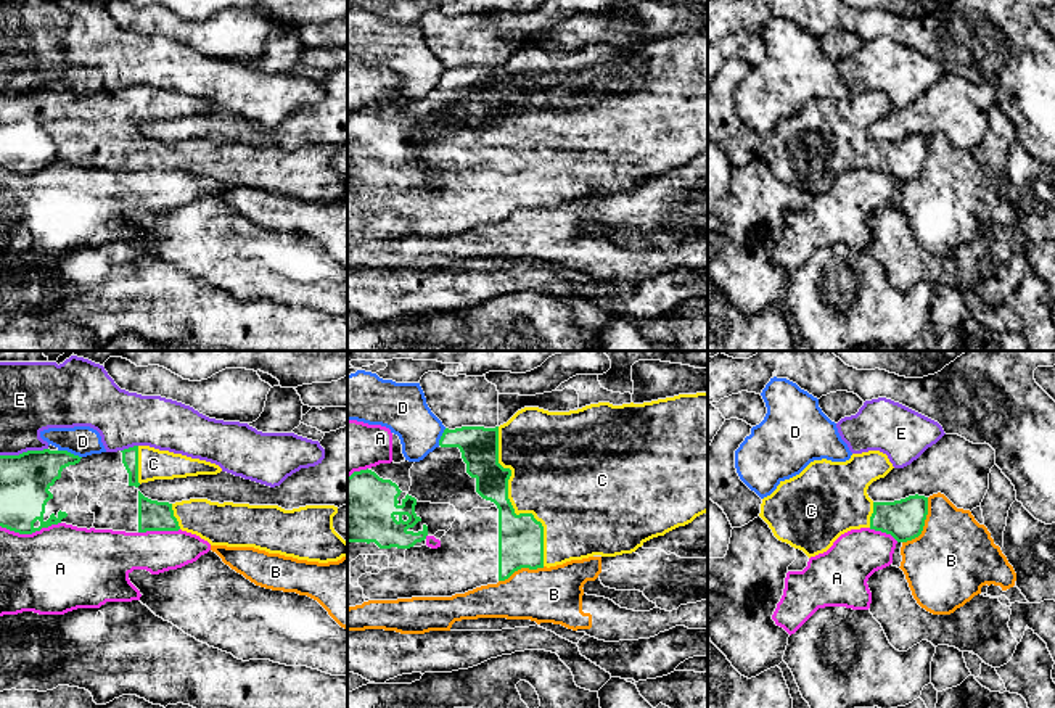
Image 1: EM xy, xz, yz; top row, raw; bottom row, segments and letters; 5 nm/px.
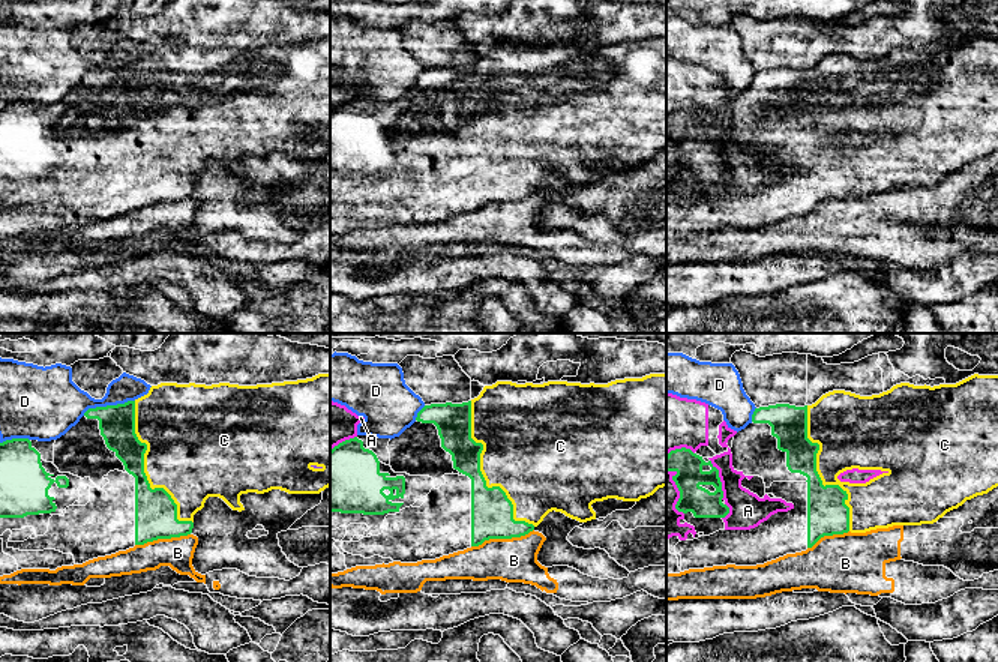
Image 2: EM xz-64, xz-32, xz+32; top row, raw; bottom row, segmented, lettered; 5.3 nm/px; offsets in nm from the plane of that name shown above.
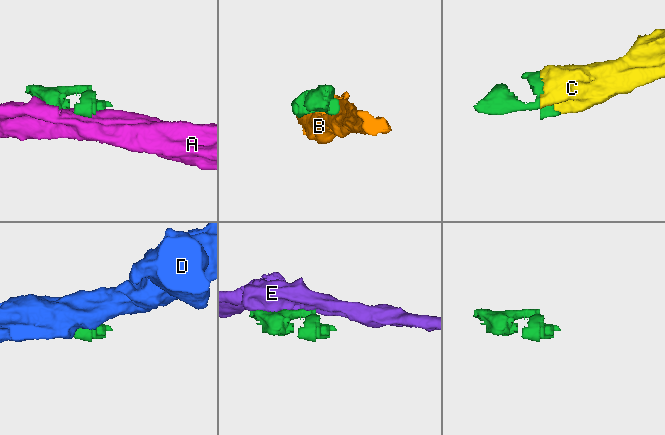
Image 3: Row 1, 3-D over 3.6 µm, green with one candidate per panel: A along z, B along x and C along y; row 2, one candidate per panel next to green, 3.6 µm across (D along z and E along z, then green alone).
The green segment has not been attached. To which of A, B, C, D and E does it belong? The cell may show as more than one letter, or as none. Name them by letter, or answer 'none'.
C

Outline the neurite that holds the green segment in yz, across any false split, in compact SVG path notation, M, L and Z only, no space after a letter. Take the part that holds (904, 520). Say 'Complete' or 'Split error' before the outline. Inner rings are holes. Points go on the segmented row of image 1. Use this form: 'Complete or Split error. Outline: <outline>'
Split error. Outline: M880 451L852 454L846 462L814 460L762 499L759 517L778 541L803 550L809 558L827 552L851 529L870 528L891 534L897 542L912 541L923 531L928 497L915 494L894 502L873 502L867 494L868 486L893 468L888 455Z

